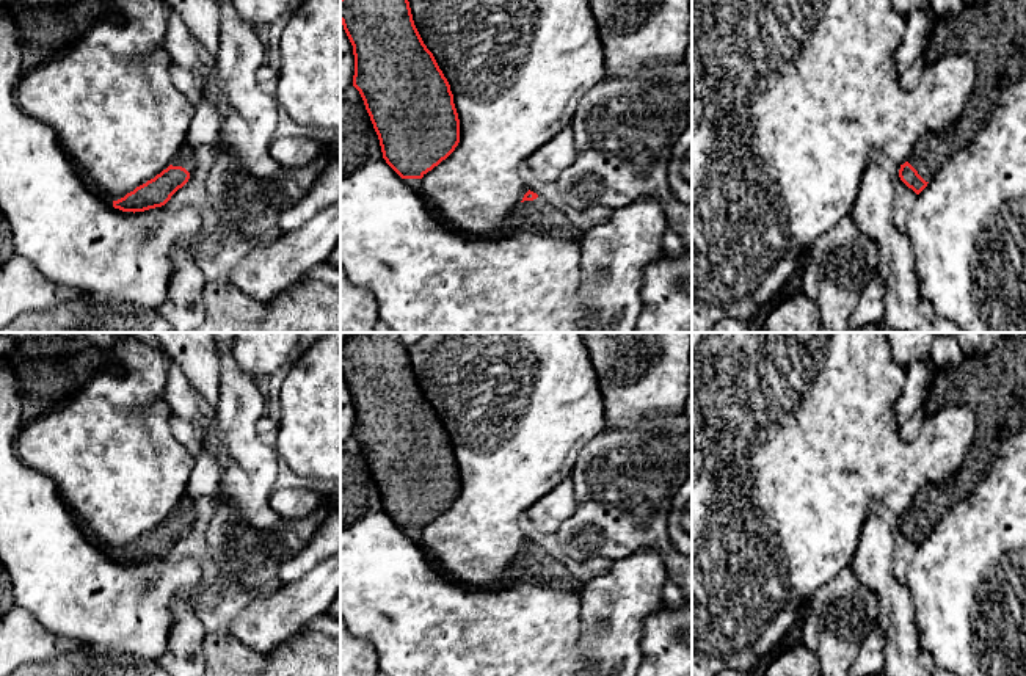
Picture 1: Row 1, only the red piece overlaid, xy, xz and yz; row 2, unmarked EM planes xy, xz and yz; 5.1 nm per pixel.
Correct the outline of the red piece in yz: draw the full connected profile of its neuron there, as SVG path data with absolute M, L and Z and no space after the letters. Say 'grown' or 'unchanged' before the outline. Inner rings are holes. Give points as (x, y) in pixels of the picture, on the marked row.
grown | M1026 0L965 3L965 8L957 14L932 19L930 38L922 55L927 64L948 55L966 55L974 63L976 83L954 129L946 135L921 136L911 157L900 165L899 177L908 188L919 194L941 166L973 141L998 104L1001 83L1013 80L1026 67L1023 53L1026 53Z

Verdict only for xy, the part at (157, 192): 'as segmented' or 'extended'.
extended

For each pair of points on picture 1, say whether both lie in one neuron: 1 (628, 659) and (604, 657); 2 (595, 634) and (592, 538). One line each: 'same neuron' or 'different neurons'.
1: same neuron
2: different neurons

